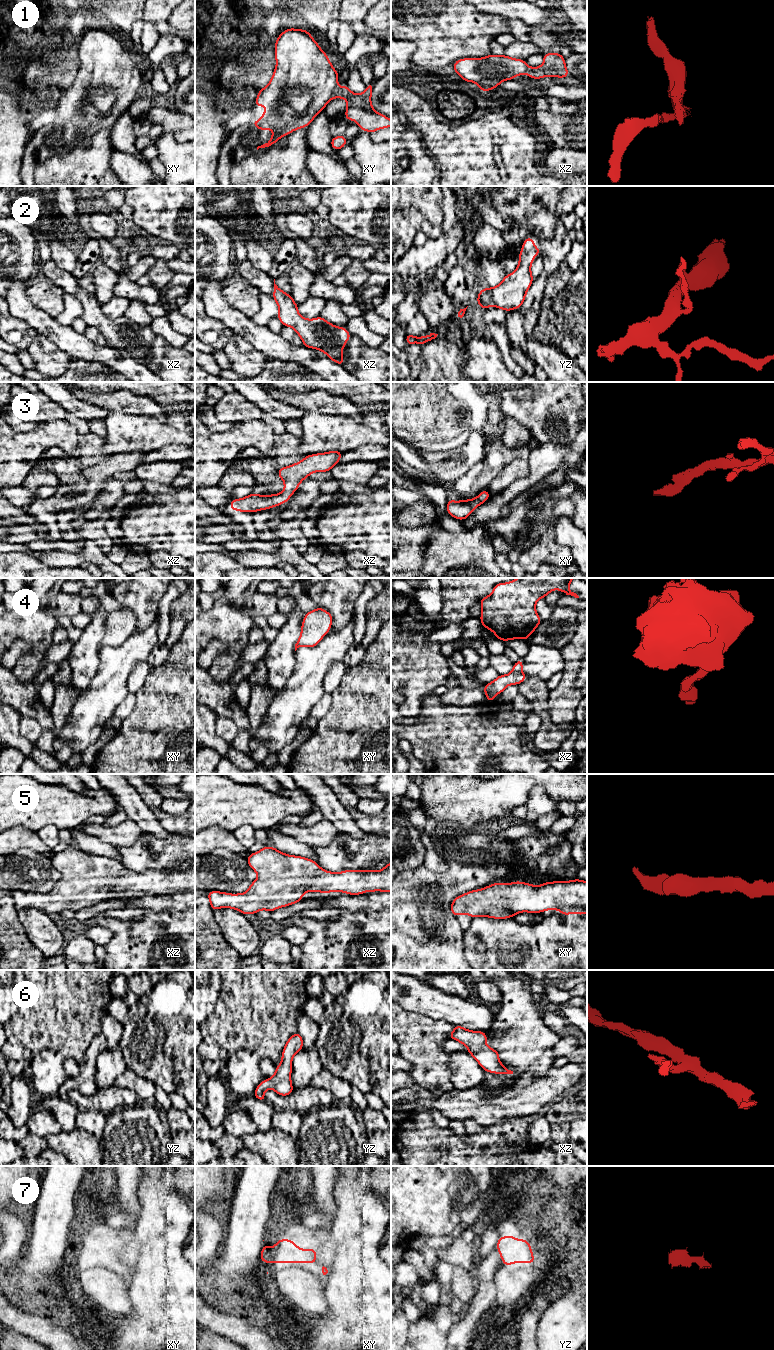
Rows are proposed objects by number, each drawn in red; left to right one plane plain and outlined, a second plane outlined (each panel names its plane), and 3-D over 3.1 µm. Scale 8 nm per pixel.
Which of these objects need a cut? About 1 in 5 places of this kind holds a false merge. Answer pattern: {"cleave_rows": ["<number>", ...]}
{"cleave_rows": ["1"]}

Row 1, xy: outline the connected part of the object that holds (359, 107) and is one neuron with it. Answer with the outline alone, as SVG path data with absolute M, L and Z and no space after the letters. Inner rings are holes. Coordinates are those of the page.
M373 83L366 86L366 90L361 94L354 94L346 85L337 88L332 98L344 98L347 102L345 118L354 120L361 130L372 134L374 131L388 128L391 120L383 114L377 113L372 107L371 95Z

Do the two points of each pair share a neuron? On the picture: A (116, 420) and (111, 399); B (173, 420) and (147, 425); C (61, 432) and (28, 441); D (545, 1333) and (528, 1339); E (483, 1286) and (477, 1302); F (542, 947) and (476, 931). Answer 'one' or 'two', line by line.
A: two
B: one
C: one
D: two
E: one
F: one

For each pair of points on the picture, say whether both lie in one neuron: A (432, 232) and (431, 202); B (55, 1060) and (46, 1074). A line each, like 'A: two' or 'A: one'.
A: one
B: one

